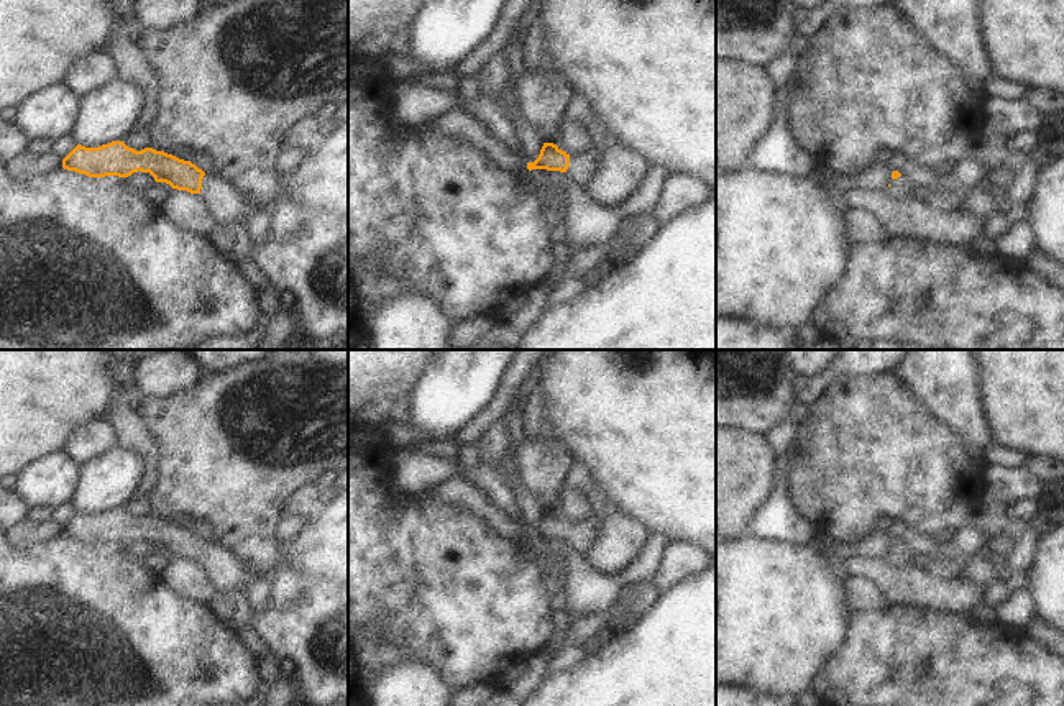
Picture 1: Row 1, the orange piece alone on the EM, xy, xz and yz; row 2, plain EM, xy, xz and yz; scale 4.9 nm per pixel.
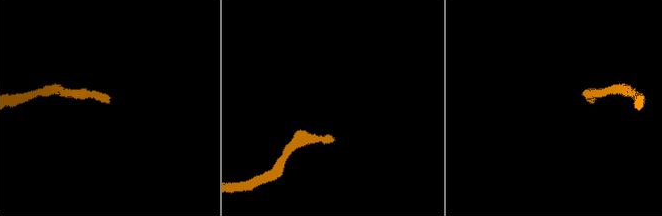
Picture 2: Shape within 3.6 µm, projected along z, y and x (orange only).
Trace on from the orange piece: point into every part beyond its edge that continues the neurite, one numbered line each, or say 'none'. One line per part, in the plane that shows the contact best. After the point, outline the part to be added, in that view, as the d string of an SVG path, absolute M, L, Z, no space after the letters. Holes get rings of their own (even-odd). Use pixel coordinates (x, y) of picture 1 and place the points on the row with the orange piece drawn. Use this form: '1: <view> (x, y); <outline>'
1: xy (225, 204); M215 172L204 176L200 195L218 223L238 222L245 225L255 210L266 207L266 204L251 204L232 182Z

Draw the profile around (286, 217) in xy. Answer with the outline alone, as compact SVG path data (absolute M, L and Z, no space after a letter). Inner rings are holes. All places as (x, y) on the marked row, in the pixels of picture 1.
M286 195L279 199L271 212L271 235L277 240L291 240L296 236L302 225L300 204L292 197Z

